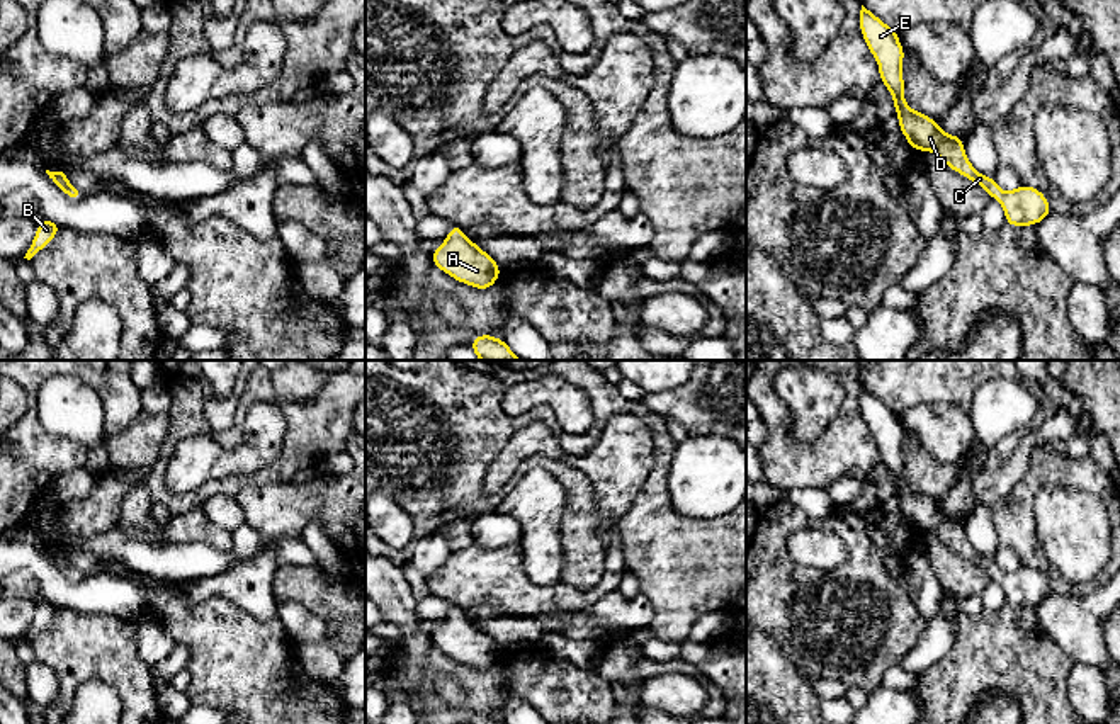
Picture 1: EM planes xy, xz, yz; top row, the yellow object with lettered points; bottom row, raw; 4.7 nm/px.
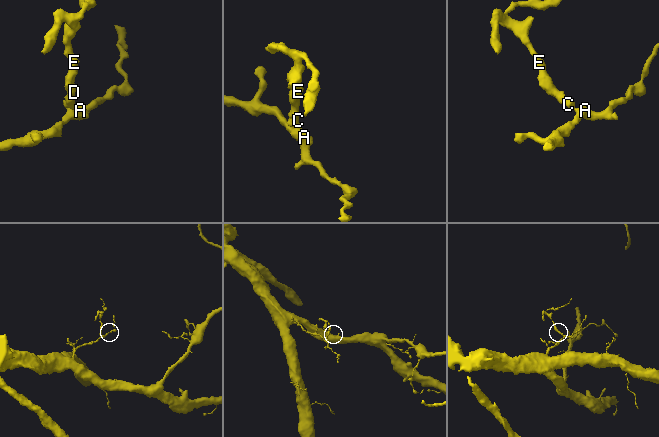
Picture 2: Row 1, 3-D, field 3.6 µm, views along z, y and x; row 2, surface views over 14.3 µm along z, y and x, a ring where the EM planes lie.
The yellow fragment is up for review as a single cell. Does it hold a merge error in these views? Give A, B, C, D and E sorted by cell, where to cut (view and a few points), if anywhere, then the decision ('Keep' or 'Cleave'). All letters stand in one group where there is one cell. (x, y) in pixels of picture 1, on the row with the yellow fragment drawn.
Groups: A B C D E. No split. Keep

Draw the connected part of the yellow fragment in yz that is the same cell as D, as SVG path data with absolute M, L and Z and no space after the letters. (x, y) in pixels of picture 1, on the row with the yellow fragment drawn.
M863 5L858 24L870 53L879 63L880 82L892 93L899 127L911 148L919 151L935 151L952 170L986 189L991 199L998 199L1001 202L1006 224L1033 226L1045 219L1052 211L1047 197L1040 190L1020 184L1020 187L1013 192L1003 192L994 177L984 177L970 165L964 151L962 138L947 134L926 114L908 107L902 95L904 49L897 41L897 31L885 25Z

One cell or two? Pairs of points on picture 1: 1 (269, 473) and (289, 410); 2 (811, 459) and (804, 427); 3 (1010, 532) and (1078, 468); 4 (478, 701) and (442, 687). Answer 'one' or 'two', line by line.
1: one
2: two
3: one
4: two

